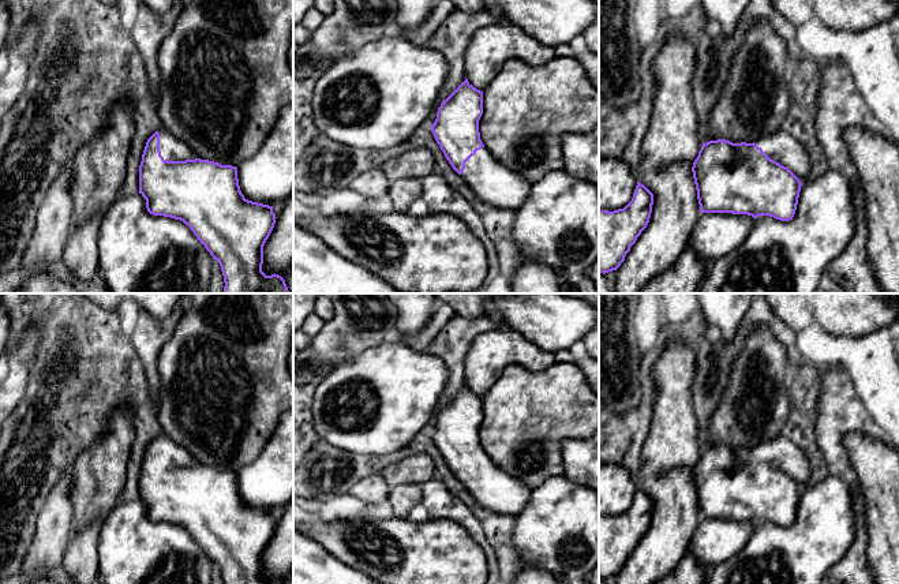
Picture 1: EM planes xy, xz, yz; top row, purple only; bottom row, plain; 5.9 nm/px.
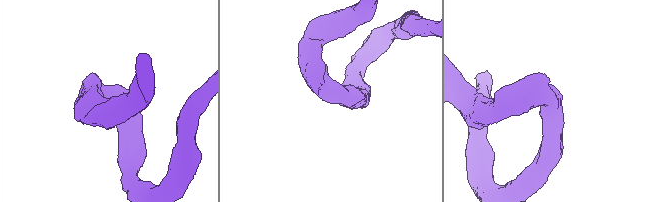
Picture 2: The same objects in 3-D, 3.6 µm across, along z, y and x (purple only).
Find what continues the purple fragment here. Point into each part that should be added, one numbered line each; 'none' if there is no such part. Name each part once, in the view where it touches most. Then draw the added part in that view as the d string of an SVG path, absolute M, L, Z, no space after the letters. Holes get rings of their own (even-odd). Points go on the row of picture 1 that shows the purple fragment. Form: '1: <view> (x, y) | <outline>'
1: xy (173, 149) | M161 128L160 134L160 151L164 160L168 161L186 161L198 158L196 153L180 138L172 132Z

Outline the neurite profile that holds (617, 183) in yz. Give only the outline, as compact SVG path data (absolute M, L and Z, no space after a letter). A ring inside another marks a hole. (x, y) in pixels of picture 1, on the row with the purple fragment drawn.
M599 158L599 210L623 209L633 198L637 177L621 158Z

